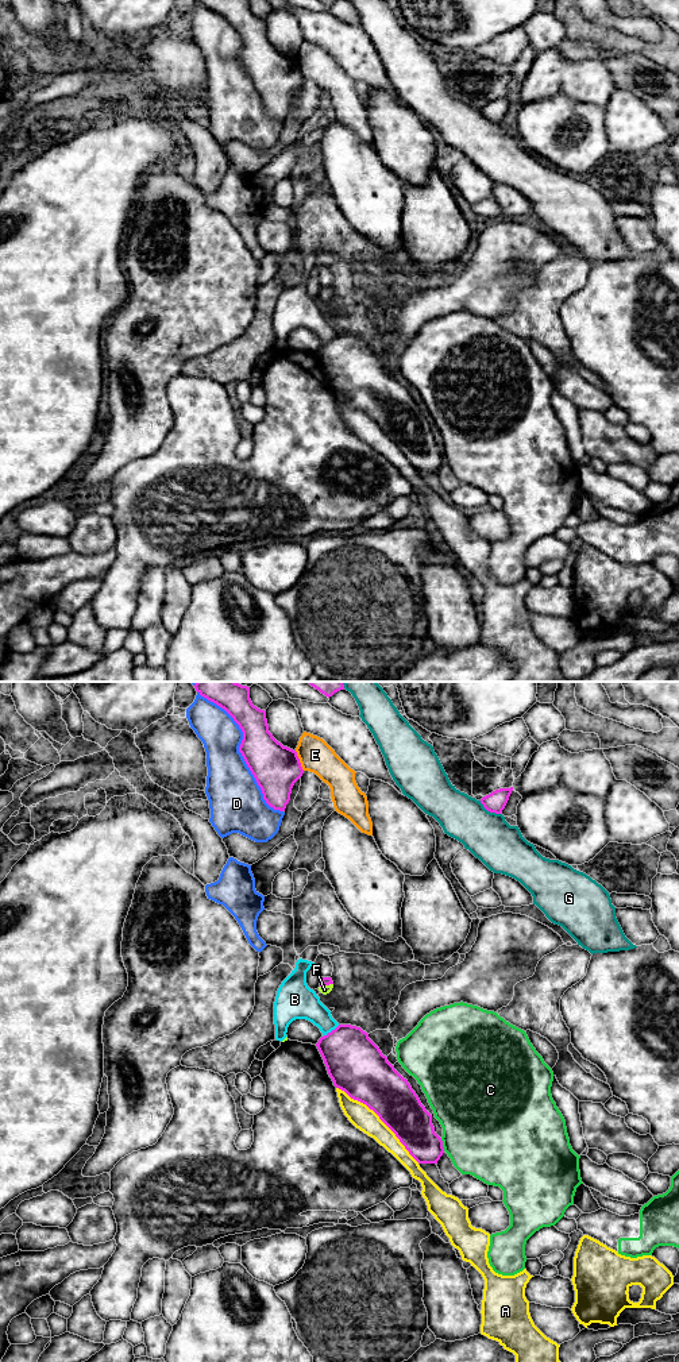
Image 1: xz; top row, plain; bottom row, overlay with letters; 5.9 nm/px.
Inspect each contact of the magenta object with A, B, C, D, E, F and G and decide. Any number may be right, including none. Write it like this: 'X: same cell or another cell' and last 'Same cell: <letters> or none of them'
A: another cell
B: another cell
C: another cell
D: another cell
E: another cell
F: same cell
G: another cell
Same cell: F

